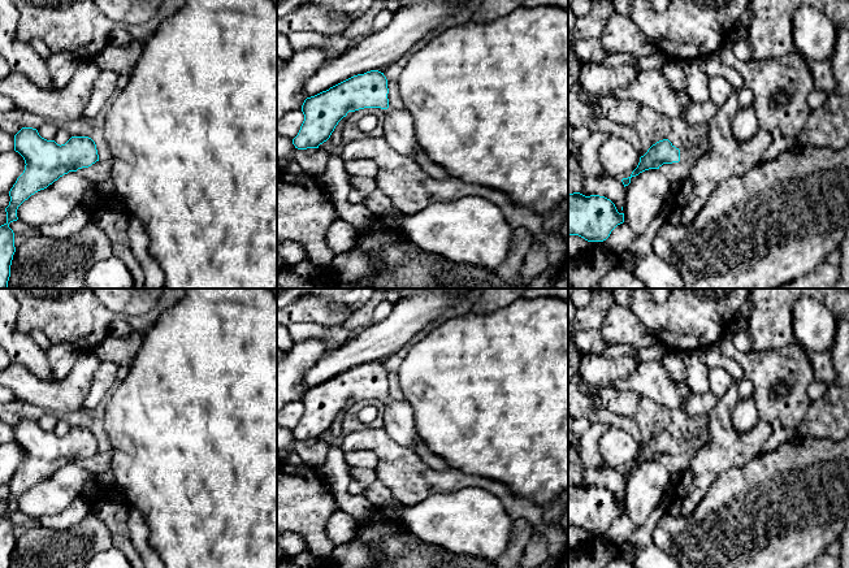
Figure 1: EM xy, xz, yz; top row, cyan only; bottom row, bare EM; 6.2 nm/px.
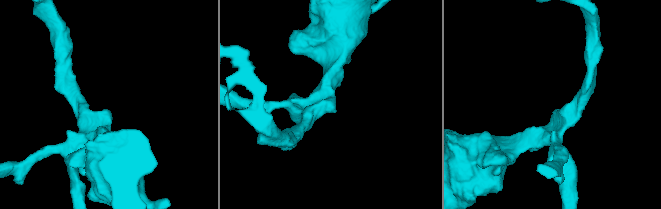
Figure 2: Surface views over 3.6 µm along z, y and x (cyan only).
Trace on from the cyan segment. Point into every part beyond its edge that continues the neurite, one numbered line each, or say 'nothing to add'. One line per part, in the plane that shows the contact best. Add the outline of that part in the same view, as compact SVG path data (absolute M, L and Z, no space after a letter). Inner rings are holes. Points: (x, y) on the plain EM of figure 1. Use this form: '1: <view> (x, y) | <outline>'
1: yz (698, 442) | M706 428L698 437L693 437L685 442L680 442L680 451L686 452L690 448L699 450L710 443L710 432Z

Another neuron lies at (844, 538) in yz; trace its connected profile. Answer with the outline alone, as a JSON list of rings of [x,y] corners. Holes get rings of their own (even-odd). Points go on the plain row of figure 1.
[[[849,519],[844,526],[844,530],[839,538],[840,541],[840,568],[849,568]]]

